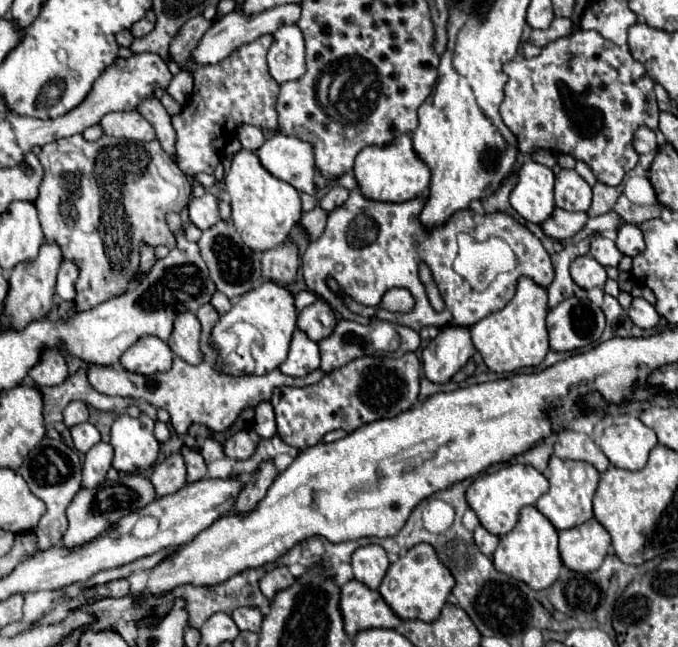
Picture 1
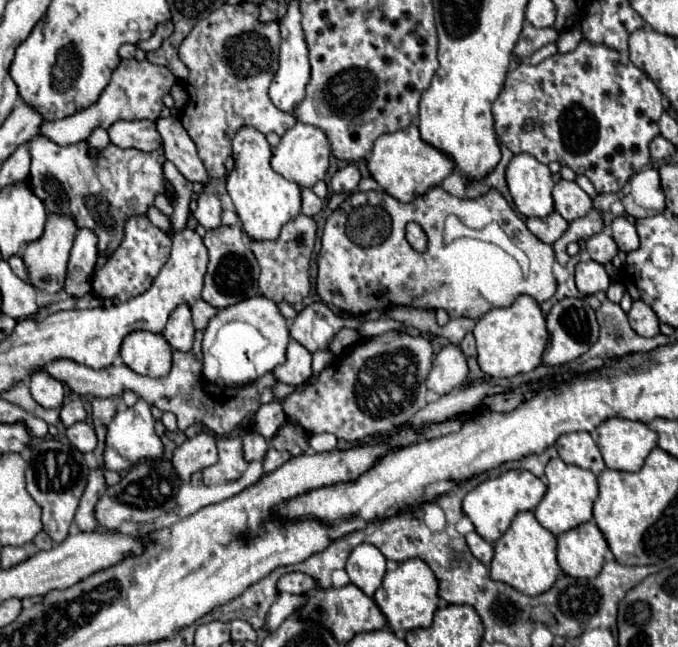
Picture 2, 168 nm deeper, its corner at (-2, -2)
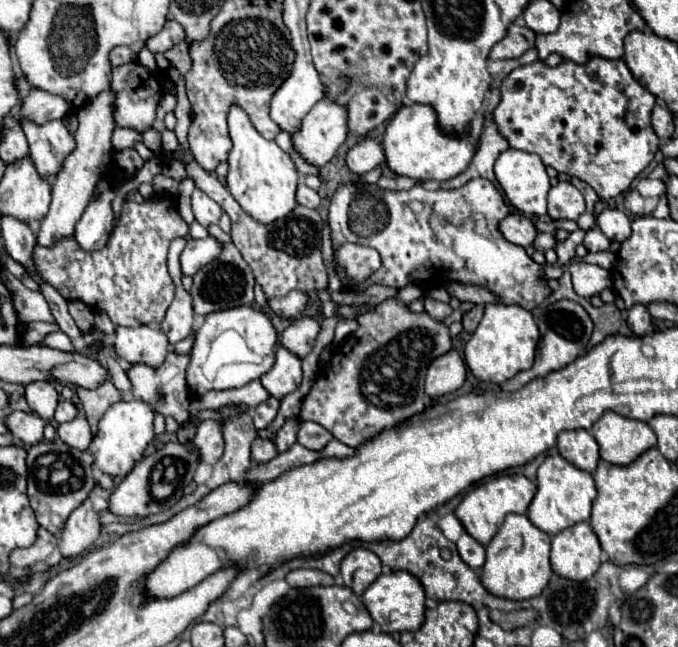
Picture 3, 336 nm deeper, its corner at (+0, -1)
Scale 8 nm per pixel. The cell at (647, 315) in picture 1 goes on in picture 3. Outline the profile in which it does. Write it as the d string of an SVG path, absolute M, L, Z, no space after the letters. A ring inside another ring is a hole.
M634 304L628 312L626 312L626 320L628 320L628 326L630 330L636 334L636 336L644 336L652 330L652 318L650 318L650 312L646 310L646 306L642 304Z

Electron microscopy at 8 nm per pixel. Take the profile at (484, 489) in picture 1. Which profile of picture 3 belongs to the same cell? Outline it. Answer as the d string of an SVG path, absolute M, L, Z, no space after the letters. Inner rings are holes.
M502 474L492 480L482 482L480 486L472 488L460 502L460 506L454 510L456 518L464 524L466 532L476 538L480 544L488 544L496 530L502 526L506 514L526 514L532 498L536 494L536 484L528 480L524 474Z

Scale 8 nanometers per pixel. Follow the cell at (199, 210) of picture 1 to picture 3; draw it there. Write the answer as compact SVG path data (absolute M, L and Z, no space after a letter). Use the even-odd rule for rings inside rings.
M194 188L194 192L192 192L192 210L194 210L196 222L200 222L202 226L218 224L218 220L222 216L222 208L198 188Z

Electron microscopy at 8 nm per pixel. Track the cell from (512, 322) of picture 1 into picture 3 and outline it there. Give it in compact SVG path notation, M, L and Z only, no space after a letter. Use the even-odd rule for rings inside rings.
M486 304L482 320L464 348L464 358L468 368L478 380L500 384L512 378L514 374L528 370L534 364L538 340L540 340L540 332L534 322L534 316L528 310L516 304L514 306Z

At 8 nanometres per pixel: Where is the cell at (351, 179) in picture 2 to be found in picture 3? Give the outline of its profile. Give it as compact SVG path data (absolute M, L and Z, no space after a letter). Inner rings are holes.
M362 138L352 150L348 150L348 156L346 156L348 170L358 176L374 170L382 162L384 162L384 150L372 138Z

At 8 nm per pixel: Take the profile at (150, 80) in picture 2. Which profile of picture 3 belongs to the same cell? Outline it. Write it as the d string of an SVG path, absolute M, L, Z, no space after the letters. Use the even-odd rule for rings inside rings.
M136 60L122 64L122 66L116 66L112 70L110 90L116 96L116 100L114 100L114 122L118 126L130 126L130 128L136 128L140 132L152 128L156 108L158 108L158 102L162 98L162 88L160 88L158 76L150 68L142 66Z

